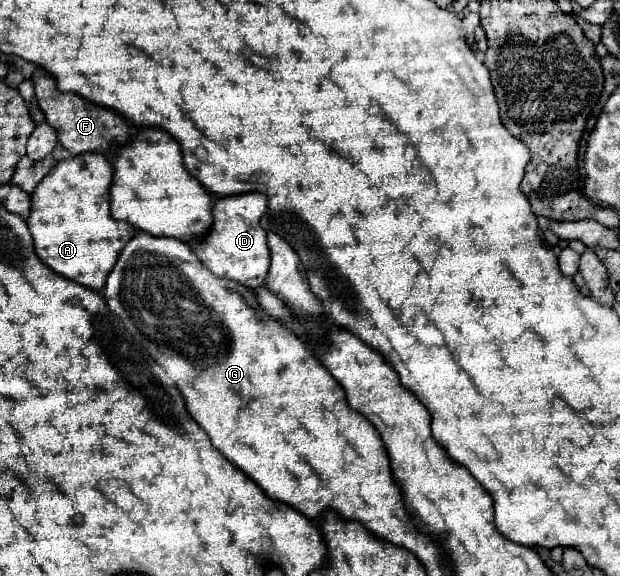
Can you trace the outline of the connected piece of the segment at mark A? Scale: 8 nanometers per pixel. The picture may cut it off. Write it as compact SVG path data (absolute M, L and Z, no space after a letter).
M82 153L58 161L30 195L30 215L26 219L40 261L54 273L94 291L104 287L118 253L136 231L132 225L110 217L110 183L112 163L104 153Z

